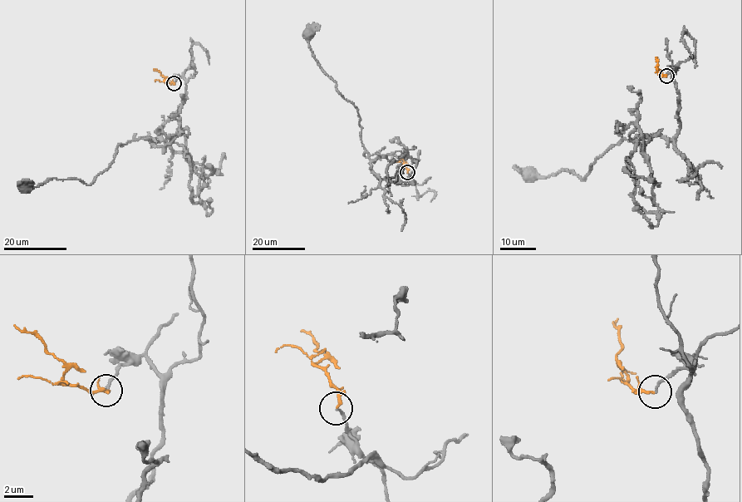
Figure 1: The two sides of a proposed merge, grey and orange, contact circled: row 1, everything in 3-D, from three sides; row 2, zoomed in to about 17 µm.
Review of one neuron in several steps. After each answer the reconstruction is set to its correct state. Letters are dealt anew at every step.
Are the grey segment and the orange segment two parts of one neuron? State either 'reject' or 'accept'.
accept

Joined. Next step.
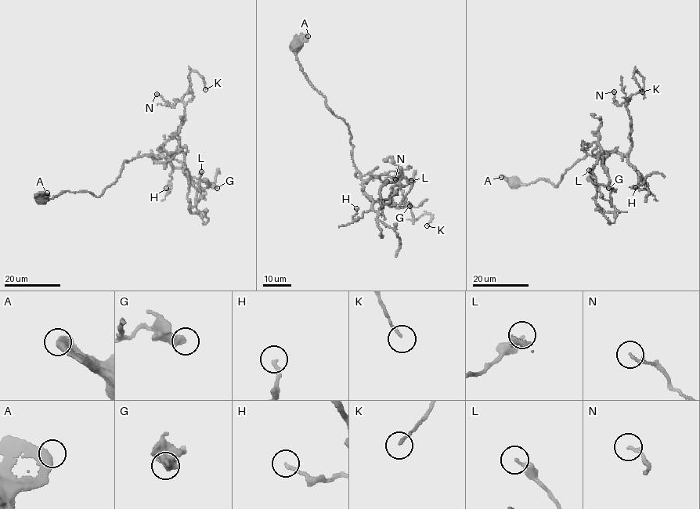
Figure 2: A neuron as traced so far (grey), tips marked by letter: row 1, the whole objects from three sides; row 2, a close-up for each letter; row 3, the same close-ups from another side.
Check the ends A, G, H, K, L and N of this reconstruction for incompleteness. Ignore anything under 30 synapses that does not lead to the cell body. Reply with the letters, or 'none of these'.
none of these

